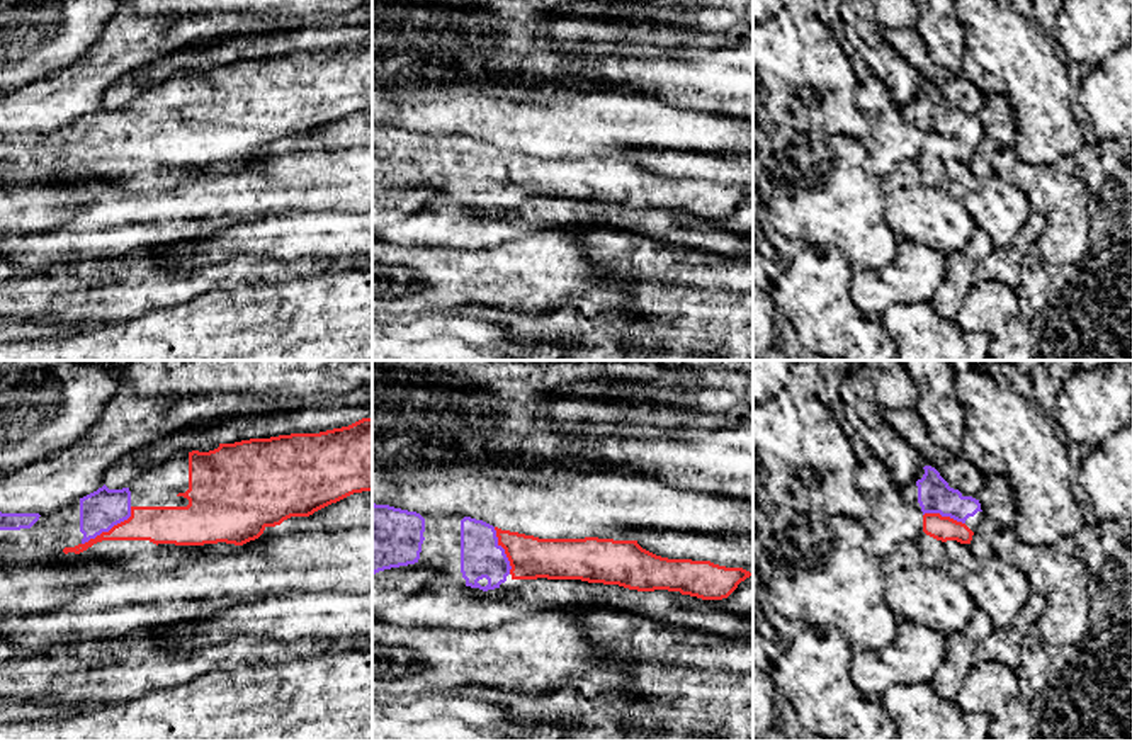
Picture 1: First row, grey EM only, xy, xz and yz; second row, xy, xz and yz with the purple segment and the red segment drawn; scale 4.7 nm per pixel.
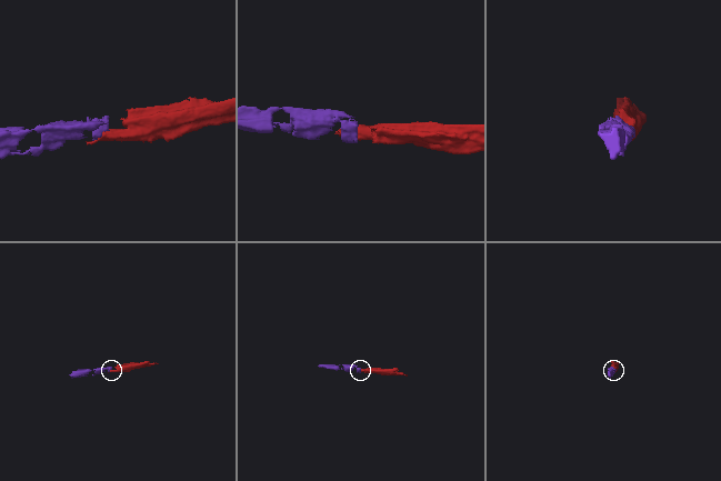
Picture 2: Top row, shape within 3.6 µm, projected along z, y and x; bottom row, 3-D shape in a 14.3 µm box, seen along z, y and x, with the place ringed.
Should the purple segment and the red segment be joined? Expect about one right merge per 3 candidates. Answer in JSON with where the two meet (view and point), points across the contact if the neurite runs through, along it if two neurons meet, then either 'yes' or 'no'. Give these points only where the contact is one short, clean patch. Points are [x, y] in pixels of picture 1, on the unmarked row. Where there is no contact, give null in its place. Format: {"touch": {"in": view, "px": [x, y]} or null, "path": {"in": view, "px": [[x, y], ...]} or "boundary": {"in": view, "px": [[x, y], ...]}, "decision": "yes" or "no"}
{"touch": {"in": "xy", "px": [109, 148]}, "path": {"in": "xy", "px": [[101, 130], [109, 138], [109, 148], [157, 143]]}, "decision": "yes"}

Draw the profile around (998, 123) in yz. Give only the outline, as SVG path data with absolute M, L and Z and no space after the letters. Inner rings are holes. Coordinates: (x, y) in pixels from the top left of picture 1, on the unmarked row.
M988 95L977 112L984 139L993 148L1013 148L1016 141L1016 119L1005 95Z

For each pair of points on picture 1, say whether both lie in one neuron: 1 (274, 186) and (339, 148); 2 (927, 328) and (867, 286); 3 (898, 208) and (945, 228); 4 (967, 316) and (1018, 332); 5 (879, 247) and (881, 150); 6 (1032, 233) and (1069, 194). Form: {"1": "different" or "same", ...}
{"1": "same", "2": "different", "3": "same", "4": "same", "5": "different", "6": "different"}

